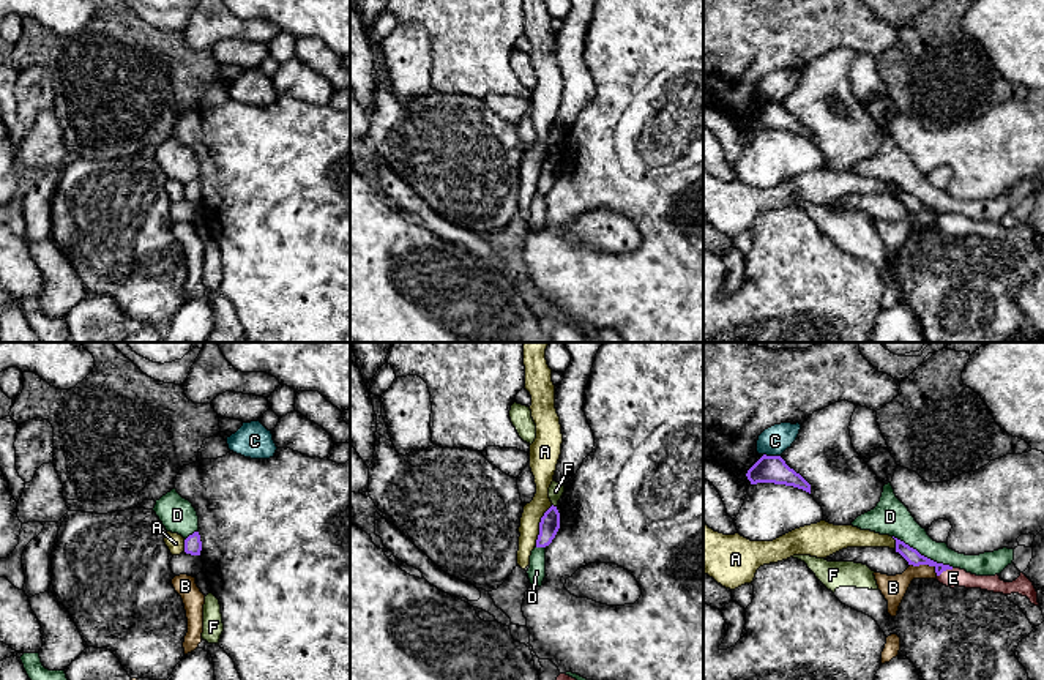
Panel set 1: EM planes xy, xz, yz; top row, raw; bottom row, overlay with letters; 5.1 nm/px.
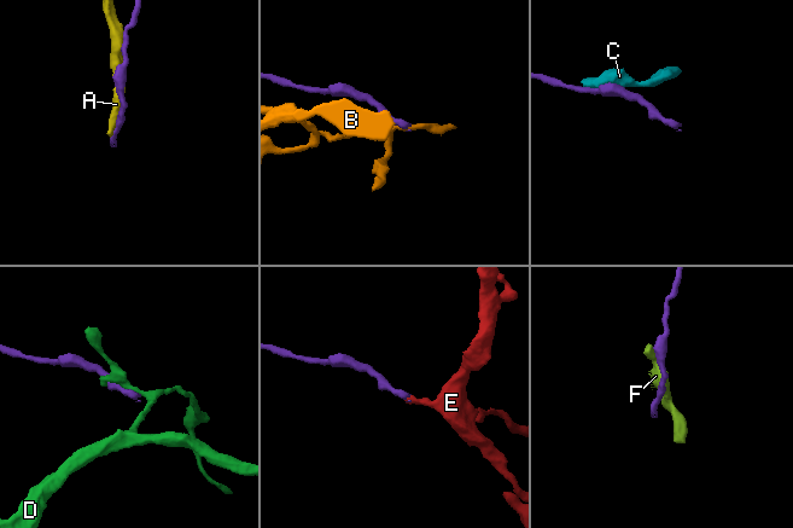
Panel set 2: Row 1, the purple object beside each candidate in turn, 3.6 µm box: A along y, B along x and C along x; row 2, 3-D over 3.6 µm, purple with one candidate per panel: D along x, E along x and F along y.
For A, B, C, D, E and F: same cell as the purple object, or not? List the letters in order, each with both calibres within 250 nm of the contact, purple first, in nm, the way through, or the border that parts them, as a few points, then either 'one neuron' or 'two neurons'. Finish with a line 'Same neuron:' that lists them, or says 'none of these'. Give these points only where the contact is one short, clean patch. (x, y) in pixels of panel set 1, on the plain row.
A: calibres 100 and 100 nm; border xz (552, 152), (541, 164), (535, 191); two neurons
B: calibres 80 and 130 nm; border yz (910, 210), (931, 212), (937, 221); two neurons
C: calibres 140 and 150 nm; border yz (764, 100), (779, 103); two neurons
D: calibres 80 and 180 nm; two neurons
E: calibres 80 and 100 nm; way yz (912, 202), (945, 216), (953, 224); one neuron
F: calibres 100 and 80 nm; border xz (552, 150), (555, 153); two neurons
Same neuron: E

